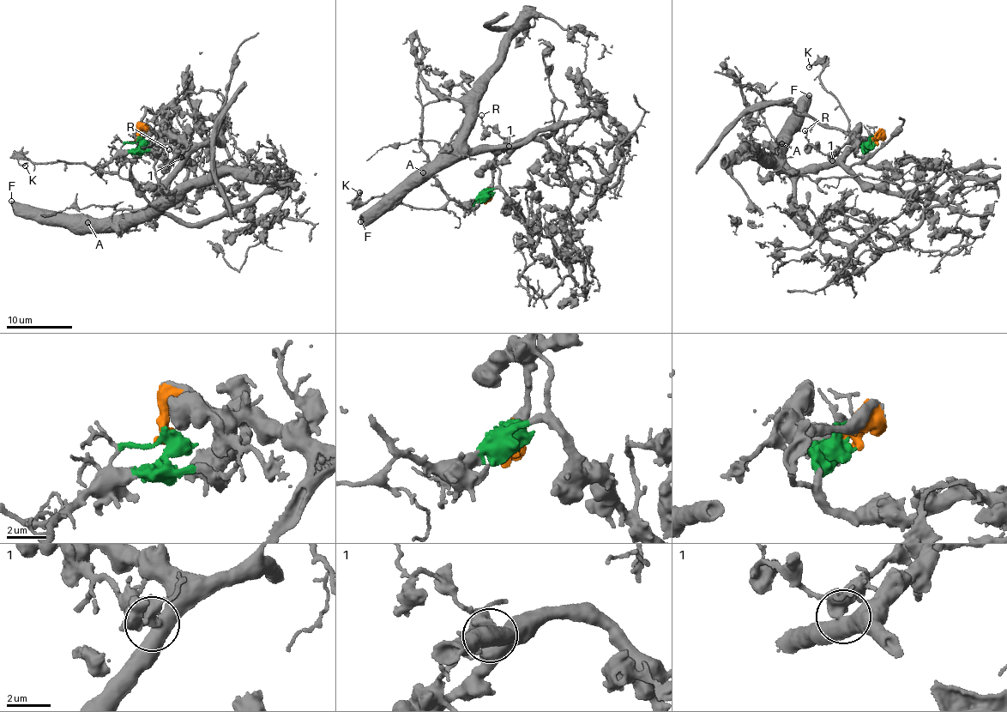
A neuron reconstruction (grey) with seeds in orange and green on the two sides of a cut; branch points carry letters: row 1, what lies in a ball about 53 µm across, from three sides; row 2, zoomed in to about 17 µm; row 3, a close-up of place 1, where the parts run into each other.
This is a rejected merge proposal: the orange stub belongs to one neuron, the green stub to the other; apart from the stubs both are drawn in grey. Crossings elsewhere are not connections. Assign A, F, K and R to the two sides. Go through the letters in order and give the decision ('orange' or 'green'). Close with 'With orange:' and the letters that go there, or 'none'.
A: orange
F: orange
K: green
R: green
With orange: A, F

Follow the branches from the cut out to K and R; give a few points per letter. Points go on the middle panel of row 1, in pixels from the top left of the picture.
K: (485, 195), (463, 202), (451, 200), (437, 208), (417, 209), (394, 196), (363, 202), (358, 192)
R: (485, 195), (498, 181), (501, 172), (495, 159), (503, 138), (481, 123), (480, 116)

